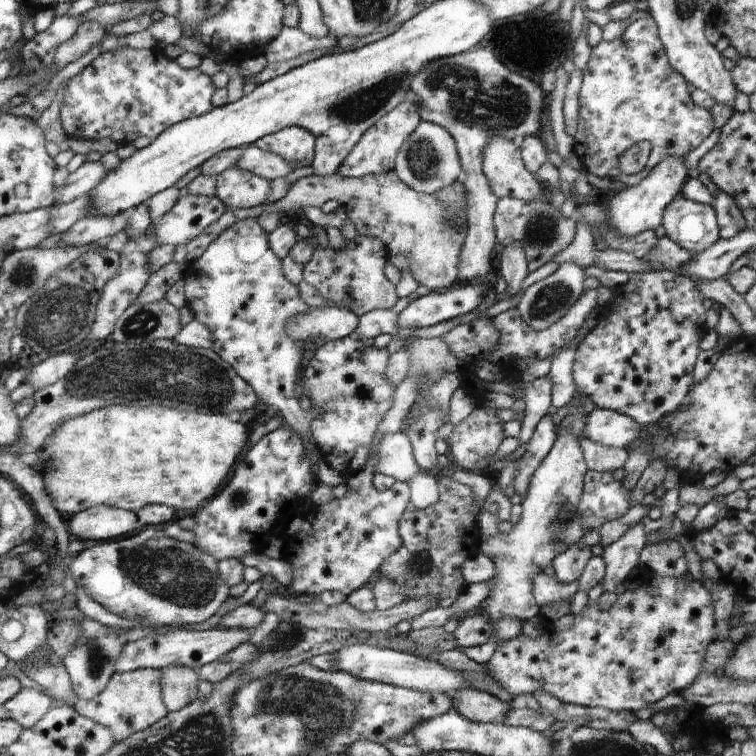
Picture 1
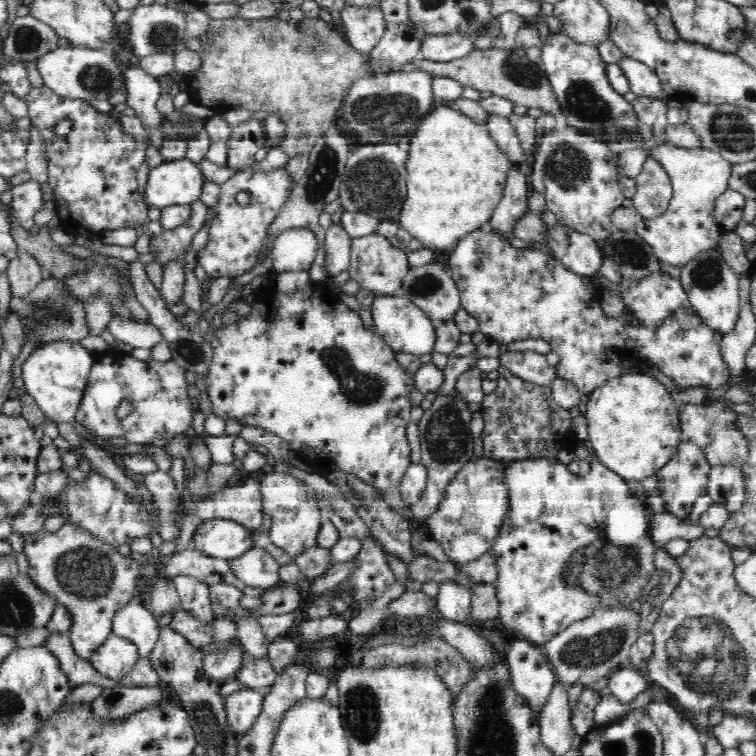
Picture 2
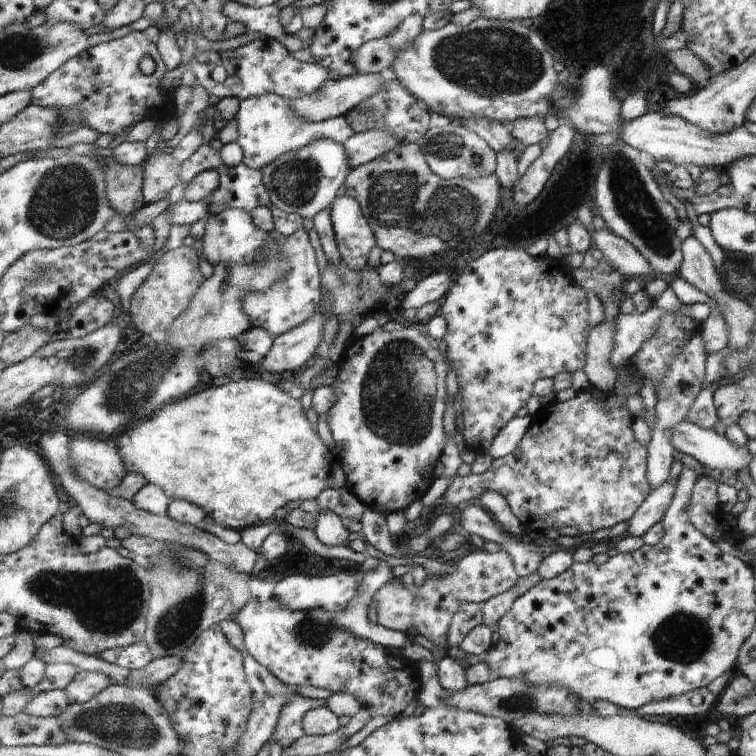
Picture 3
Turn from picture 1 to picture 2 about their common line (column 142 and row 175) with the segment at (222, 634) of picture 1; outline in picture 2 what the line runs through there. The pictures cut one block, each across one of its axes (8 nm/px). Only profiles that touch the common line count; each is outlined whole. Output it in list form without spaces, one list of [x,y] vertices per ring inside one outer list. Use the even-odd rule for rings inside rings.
[[[648,158],[635,181],[637,191],[631,199],[638,216],[644,221],[656,221],[669,209],[673,197],[669,174],[659,162]]]

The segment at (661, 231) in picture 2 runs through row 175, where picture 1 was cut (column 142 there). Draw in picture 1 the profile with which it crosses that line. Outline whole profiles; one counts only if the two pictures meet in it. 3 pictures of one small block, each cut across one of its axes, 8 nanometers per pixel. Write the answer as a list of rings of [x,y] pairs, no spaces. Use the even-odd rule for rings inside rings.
[[[155,668],[117,672],[104,694],[92,700],[76,700],[74,705],[82,716],[110,727],[110,730],[116,734],[118,743],[134,736],[137,732],[157,725],[171,713],[165,701],[164,672]]]

